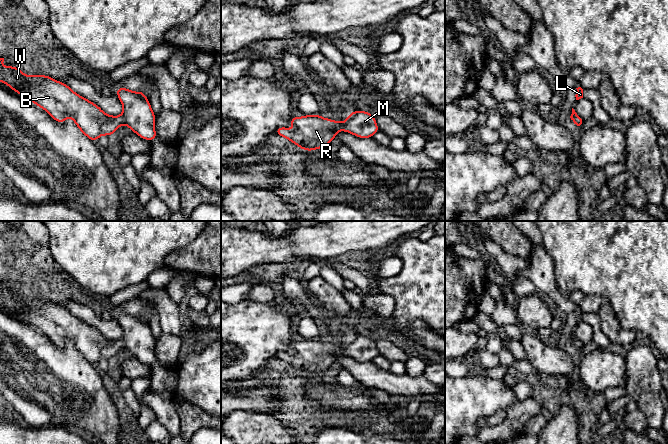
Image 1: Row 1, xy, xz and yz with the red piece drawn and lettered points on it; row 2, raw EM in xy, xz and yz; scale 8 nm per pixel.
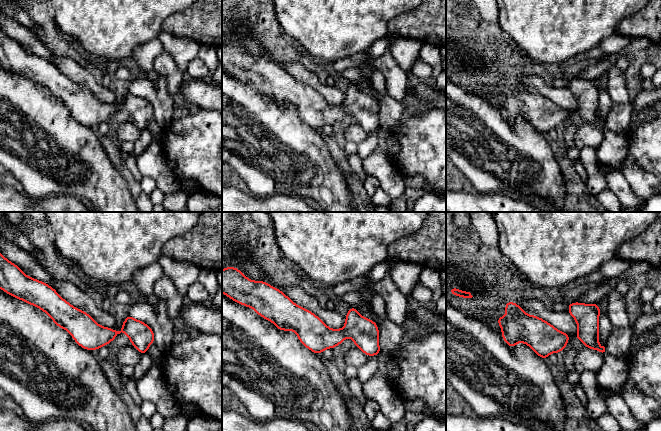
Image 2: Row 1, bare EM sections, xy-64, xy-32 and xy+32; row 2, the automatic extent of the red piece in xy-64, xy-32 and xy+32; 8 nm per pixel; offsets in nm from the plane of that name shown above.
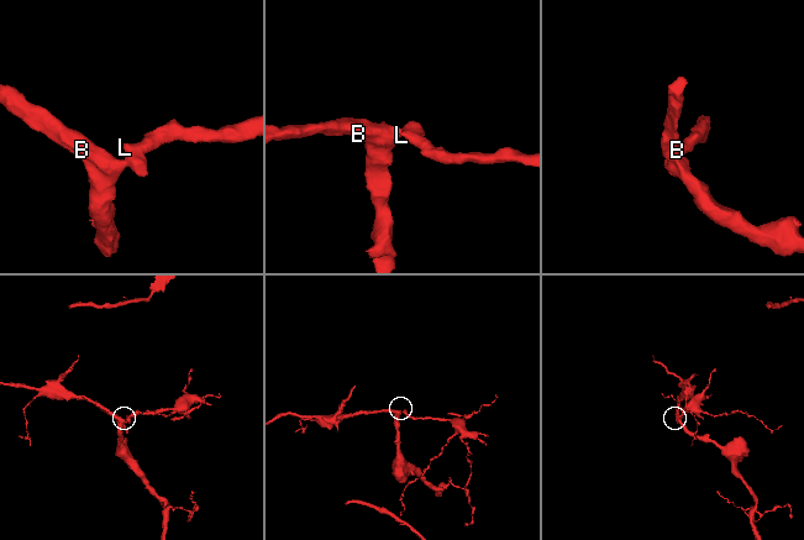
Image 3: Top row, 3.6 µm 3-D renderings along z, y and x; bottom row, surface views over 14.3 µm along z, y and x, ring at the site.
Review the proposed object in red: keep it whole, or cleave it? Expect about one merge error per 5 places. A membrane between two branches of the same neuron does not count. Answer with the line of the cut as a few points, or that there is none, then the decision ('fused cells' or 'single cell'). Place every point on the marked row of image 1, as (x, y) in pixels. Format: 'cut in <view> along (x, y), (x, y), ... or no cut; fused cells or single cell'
no cut; single cell

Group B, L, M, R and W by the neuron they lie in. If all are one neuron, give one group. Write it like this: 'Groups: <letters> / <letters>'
Groups: B L M R W

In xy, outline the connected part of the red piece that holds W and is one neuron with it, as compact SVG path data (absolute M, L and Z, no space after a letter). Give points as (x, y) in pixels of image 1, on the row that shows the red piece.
M0 58L0 82L7 84L16 93L44 109L58 123L63 123L71 117L80 131L92 141L96 142L102 135L110 137L122 124L150 142L157 137L154 129L156 117L143 91L135 92L124 87L117 87L116 95L123 105L123 112L120 116L111 116L104 113L95 103L72 91L67 84L47 75L28 76L15 66L4 67L3 62L4 58Z

